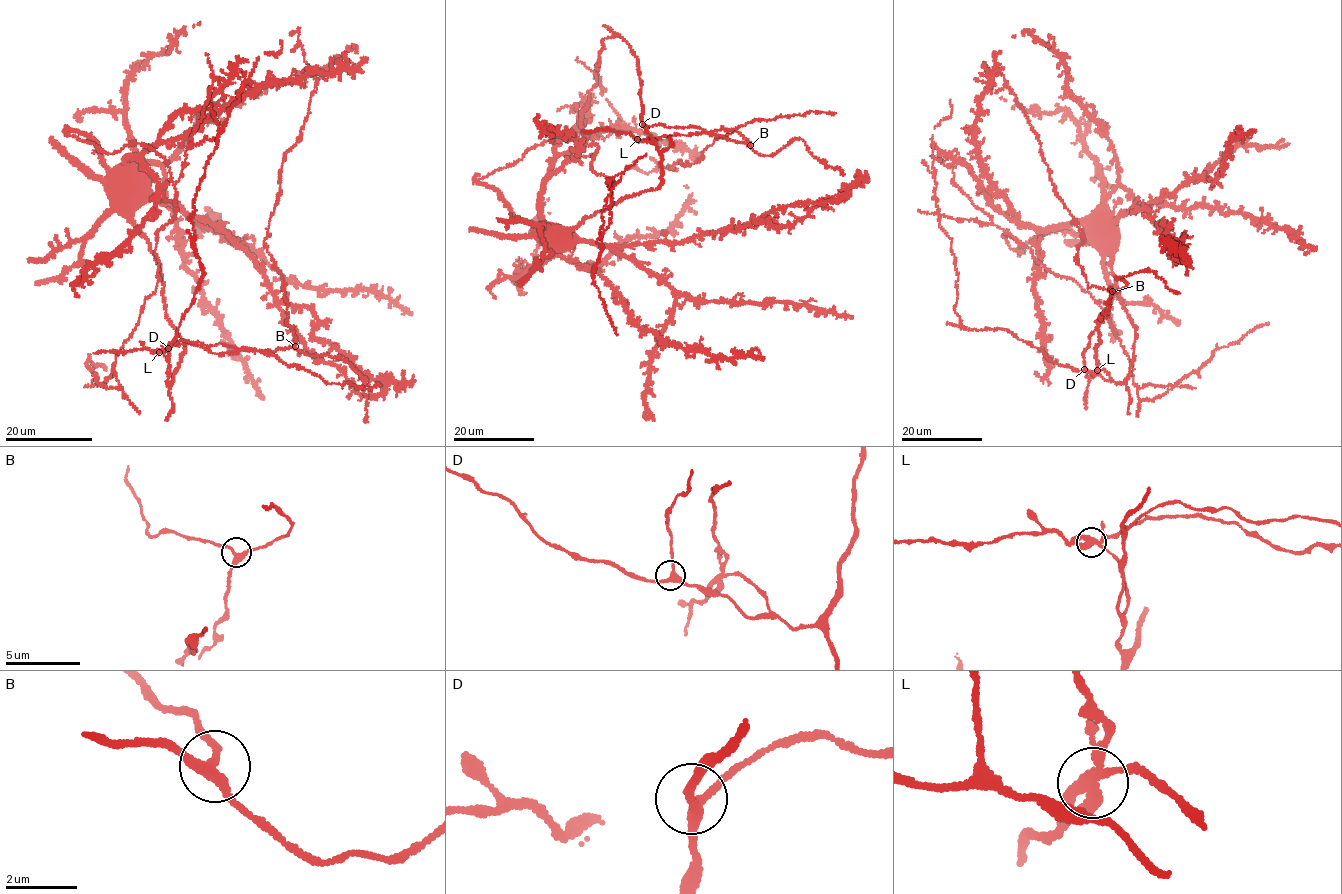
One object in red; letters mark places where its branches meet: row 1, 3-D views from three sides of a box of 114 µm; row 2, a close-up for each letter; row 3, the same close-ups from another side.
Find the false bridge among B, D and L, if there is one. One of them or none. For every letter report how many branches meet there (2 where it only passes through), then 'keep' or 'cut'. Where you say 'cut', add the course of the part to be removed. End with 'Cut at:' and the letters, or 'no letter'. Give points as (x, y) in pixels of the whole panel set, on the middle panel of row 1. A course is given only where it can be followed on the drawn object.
B: 3 branches meet; keep
D: 3 branches meet; keep
L: 3 branches meet; cut; foreign part runs (637, 139), (733, 130), (757, 119), (802, 116), (810, 111), (835, 112)
Cut at: L

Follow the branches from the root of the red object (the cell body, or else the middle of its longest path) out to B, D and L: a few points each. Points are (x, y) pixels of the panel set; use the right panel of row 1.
B: (1111, 241), (1112, 274), (1136, 328), (1130, 376), (1117, 384), (1098, 367), (1095, 349), (1112, 291)
D: (1111, 241), (1108, 250), (1112, 274), (1122, 306), (1136, 328), (1133, 362), (1130, 376), (1117, 384), (1084, 369)
L: (1111, 241), (1112, 274), (1122, 306), (1136, 328), (1134, 356), (1123, 382), (1115, 383), (1106, 371), (1097, 370)

